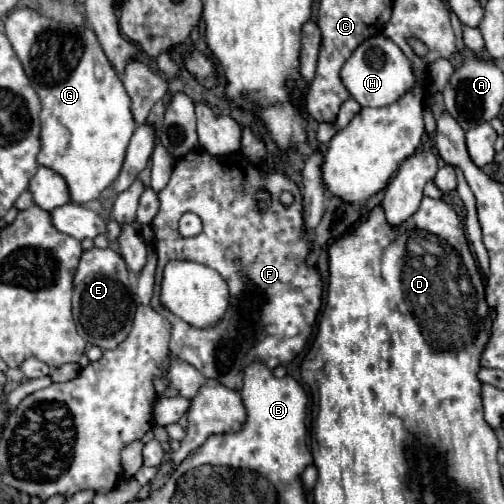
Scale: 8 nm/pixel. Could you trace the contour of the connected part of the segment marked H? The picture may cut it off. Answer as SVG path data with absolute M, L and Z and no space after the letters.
M376 35L366 39L356 47L352 57L342 67L342 81L346 89L352 93L352 97L362 107L384 107L394 101L398 101L404 93L412 91L420 79L414 73L412 61L402 53L402 49L388 37Z

